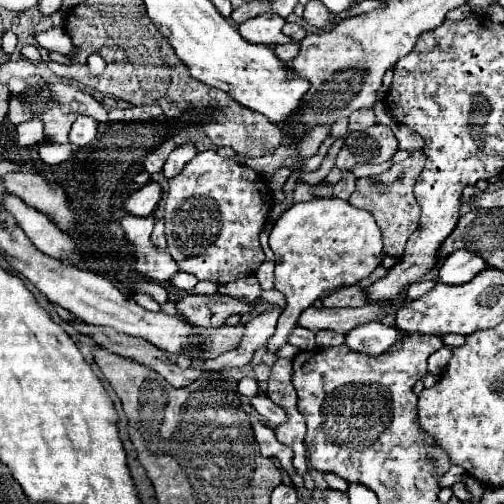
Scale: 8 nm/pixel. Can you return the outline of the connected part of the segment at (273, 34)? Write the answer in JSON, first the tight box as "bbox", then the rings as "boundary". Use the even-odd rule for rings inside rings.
{"bbox":[239,14,291,46],"boundary":[[[259,14],[243,24],[239,24],[239,34],[251,42],[251,44],[265,44],[265,46],[273,46],[273,44],[287,44],[291,40],[287,40],[287,36],[283,36],[281,28],[283,28],[285,20],[277,14]]]}

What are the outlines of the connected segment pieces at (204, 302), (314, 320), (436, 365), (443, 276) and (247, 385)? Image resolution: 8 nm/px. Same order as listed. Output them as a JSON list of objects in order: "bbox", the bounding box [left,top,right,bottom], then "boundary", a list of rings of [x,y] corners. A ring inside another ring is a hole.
[{"bbox":[175,294,251,328],"boundary":[[[187,294],[175,304],[175,308],[191,324],[203,326],[203,328],[223,326],[227,316],[231,316],[231,314],[241,316],[251,310],[249,304],[235,300],[235,298],[229,298],[229,296],[221,296],[221,294],[213,294],[213,296]]]},{"bbox":[297,304,397,334],"boundary":[[[365,304],[361,308],[307,308],[301,312],[297,326],[307,328],[307,330],[333,330],[339,334],[347,334],[359,324],[379,320],[381,316],[395,316],[397,306],[389,304],[381,308],[379,304]]]},{"bbox":[429,348,451,374],"boundary":[[[441,348],[441,350],[437,350],[435,354],[433,354],[433,358],[429,358],[429,372],[431,374],[441,374],[443,372],[443,368],[447,366],[447,360],[451,358],[451,348]]]},{"bbox":[439,248,489,284],"boundary":[[[461,248],[445,258],[445,262],[439,268],[439,280],[443,284],[465,284],[473,280],[479,272],[489,268],[489,264],[475,252]]]},{"bbox":[237,378,259,398],"boundary":[[[243,378],[243,380],[239,382],[237,390],[239,390],[243,396],[249,396],[249,398],[259,394],[259,386],[257,386],[257,380],[253,380],[253,378]]]}]

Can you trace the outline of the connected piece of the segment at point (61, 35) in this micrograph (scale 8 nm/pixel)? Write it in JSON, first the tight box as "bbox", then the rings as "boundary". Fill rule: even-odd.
{"bbox":[35,28,75,54],"boundary":[[[49,28],[45,32],[35,32],[35,40],[41,48],[45,48],[47,52],[57,50],[61,54],[71,54],[75,50],[75,46],[71,44],[69,36],[63,32],[63,28]]]}

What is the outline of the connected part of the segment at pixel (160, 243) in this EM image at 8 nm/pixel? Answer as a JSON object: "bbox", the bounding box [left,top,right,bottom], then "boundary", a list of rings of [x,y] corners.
{"bbox":[151,218,165,250],"boundary":[[[163,218],[159,222],[155,222],[155,228],[153,228],[153,234],[151,234],[151,242],[155,248],[159,250],[165,250],[165,232],[163,232]]]}

